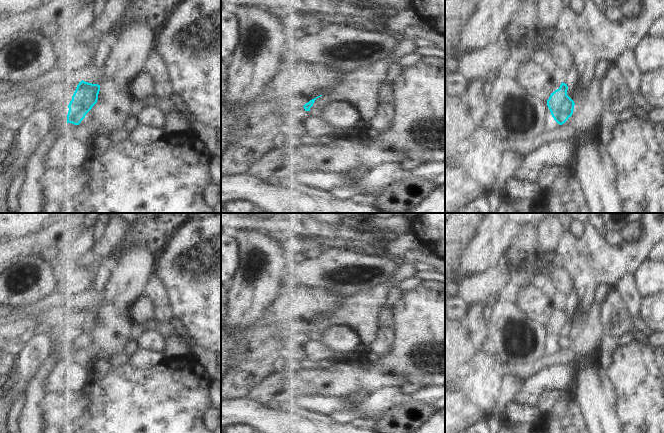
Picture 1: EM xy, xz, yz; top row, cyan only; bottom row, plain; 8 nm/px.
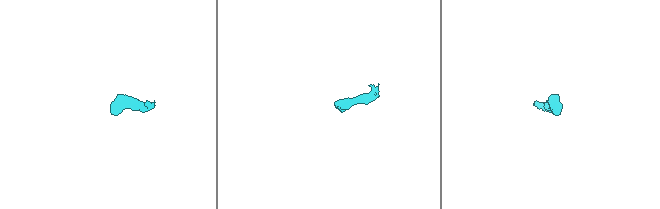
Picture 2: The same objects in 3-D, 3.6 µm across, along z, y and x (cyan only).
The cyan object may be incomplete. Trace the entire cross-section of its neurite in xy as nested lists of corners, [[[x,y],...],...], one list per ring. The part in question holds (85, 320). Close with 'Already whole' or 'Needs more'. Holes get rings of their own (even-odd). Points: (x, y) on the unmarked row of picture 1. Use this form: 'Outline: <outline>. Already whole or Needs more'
Outline: [[[85,305],[79,306],[70,325],[67,347],[79,349],[86,338],[97,327],[100,309]]]. Already whole

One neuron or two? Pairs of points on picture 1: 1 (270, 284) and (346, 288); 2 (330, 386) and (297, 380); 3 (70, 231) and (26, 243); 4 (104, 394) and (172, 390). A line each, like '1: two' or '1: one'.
1: two
2: one
3: one
4: one

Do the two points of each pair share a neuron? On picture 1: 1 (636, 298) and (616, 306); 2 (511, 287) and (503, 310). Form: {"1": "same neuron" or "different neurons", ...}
{"1": "different neurons", "2": "different neurons"}

